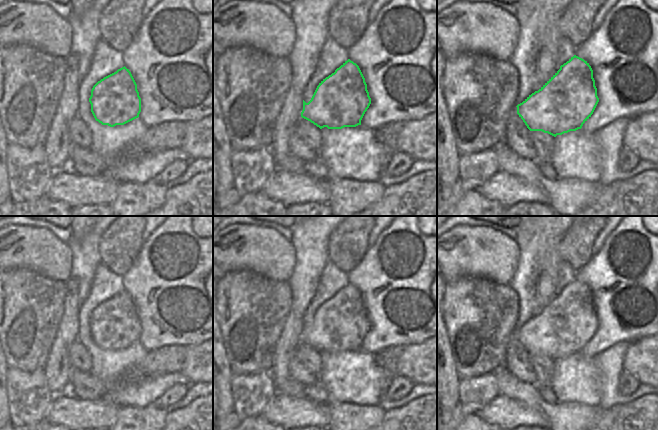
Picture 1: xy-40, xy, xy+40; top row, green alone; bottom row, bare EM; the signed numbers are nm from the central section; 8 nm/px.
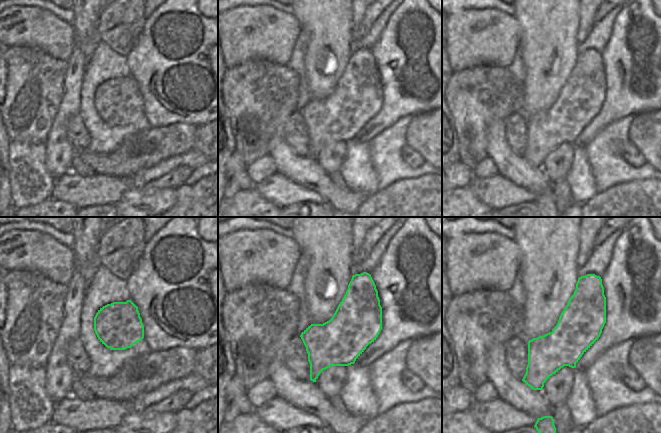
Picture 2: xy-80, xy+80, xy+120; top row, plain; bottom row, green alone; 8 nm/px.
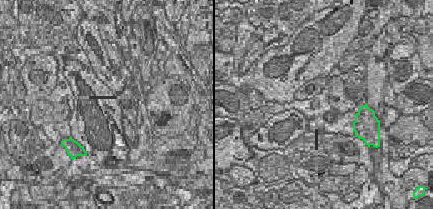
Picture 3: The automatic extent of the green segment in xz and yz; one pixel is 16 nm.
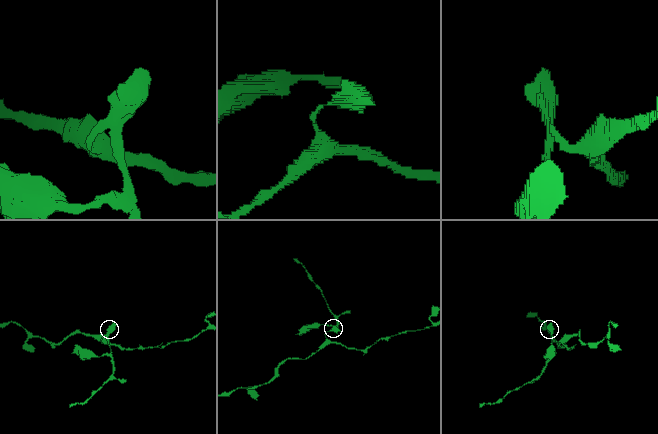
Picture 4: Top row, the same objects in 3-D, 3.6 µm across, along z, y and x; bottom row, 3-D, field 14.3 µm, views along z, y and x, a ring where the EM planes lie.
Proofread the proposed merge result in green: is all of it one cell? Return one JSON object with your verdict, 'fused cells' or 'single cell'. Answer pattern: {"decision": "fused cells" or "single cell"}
{"decision": "fused cells"}

